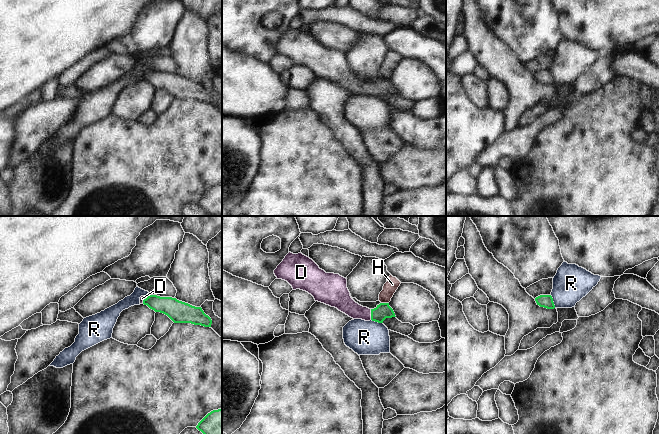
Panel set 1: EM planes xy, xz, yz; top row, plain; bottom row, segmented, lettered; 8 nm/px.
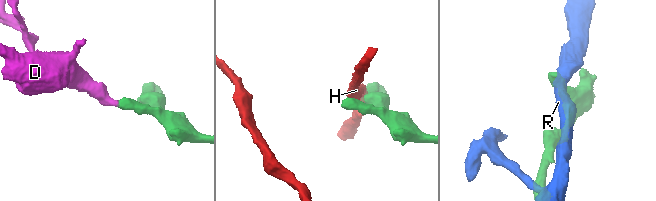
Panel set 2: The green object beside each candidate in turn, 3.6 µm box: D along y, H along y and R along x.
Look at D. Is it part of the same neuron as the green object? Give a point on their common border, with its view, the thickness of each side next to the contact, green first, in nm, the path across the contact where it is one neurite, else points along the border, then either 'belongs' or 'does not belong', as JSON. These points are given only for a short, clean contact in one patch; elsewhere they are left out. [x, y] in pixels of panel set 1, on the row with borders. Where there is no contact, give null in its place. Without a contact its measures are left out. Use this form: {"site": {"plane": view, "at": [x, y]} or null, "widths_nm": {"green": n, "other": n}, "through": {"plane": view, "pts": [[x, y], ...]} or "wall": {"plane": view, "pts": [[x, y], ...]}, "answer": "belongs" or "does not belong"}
{"site": {"plane": "xz", "at": [371, 314]}, "widths_nm": {"green": 120, "other": 150}, "through": {"plane": "xz", "pts": [[383, 310], [379, 314], [371, 314], [355, 311], [343, 302]]}, "answer": "belongs"}

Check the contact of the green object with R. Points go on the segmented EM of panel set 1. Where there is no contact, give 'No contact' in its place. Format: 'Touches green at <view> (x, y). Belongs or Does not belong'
Touches green at yz (552, 301). Does not belong.

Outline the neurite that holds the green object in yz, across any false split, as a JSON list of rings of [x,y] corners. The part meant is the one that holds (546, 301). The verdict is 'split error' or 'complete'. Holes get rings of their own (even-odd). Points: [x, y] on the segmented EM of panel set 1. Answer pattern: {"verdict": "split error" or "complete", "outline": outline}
{"verdict": "complete", "outline": [[[540,295],[535,298],[537,305],[547,309],[554,309],[555,305],[551,295]]]}

